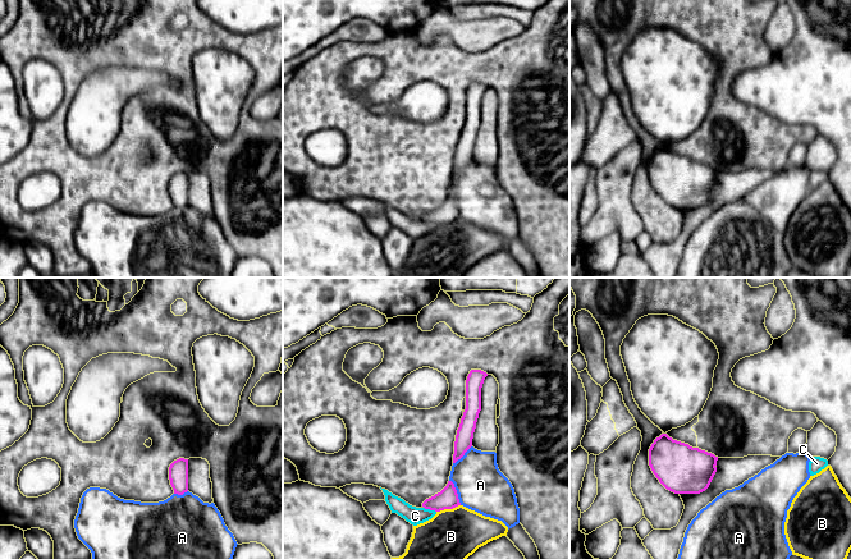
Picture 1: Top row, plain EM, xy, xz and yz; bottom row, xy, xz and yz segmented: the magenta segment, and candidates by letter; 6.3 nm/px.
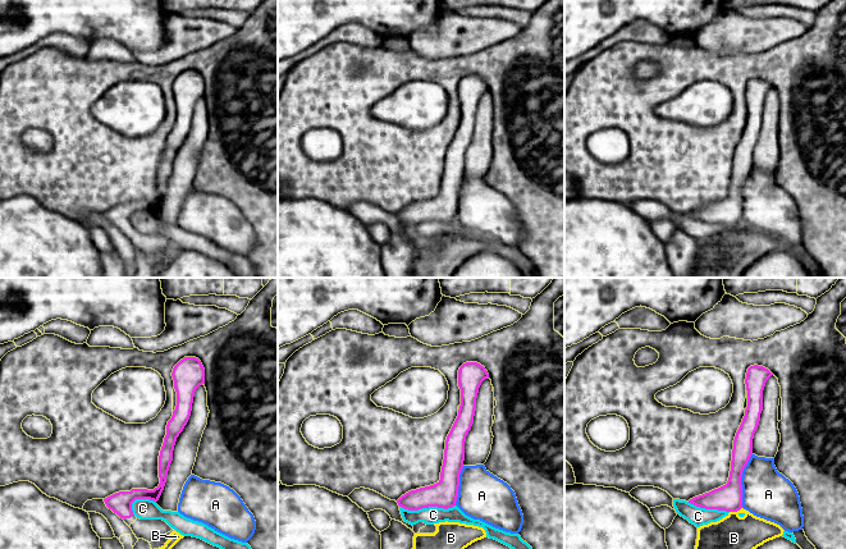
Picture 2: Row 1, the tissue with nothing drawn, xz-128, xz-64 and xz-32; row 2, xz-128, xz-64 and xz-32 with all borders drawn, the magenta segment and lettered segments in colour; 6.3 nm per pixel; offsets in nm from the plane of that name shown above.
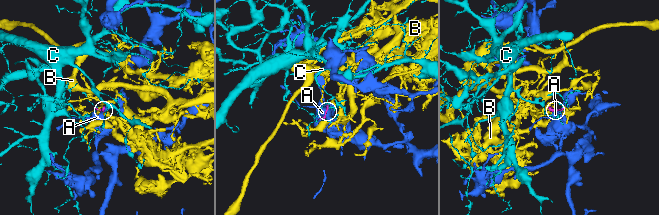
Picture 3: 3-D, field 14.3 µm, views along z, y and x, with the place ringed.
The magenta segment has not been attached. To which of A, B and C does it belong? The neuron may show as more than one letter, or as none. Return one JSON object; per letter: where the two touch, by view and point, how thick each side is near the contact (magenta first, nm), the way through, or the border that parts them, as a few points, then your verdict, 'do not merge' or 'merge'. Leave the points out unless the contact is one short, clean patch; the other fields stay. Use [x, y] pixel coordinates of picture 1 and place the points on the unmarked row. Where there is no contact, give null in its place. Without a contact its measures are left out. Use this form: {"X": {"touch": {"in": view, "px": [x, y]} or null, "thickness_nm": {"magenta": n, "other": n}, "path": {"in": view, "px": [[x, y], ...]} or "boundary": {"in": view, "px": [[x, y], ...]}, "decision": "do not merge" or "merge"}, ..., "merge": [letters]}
{"A": {"touch": {"in": "xz", "px": [456, 206]}, "thickness_nm": {"magenta": 130, "other": 300}, "decision": "do not merge"}, "B": {"touch": {"in": "xz", "px": [448, 221]}, "thickness_nm": {"magenta": 130, "other": 360}, "boundary": {"in": "xz", "px": [[460, 218], [437, 225]]}, "decision": "do not merge"}, "C": {"touch": {"in": "xz", "px": [430, 223]}, "thickness_nm": {"magenta": 130, "other": 110}, "boundary": {"in": "xz", "px": [[424, 220], [435, 225]]}, "decision": "do not merge"}, "merge": []}

